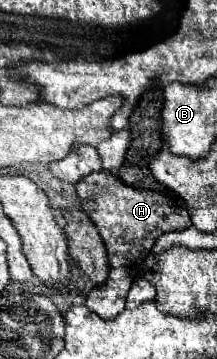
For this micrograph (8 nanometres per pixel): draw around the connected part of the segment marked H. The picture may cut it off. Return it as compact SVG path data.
M106 169L80 179L76 189L82 199L84 211L96 225L106 245L110 263L110 273L106 281L90 291L86 307L98 313L102 319L112 319L126 307L126 295L130 291L130 285L136 279L138 269L148 257L148 251L152 249L154 241L166 231L188 229L192 225L190 215L186 211L186 203L176 193L134 189L122 183L116 175L108 173Z

